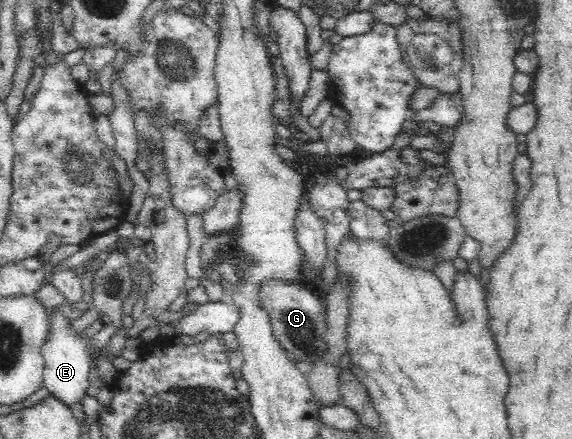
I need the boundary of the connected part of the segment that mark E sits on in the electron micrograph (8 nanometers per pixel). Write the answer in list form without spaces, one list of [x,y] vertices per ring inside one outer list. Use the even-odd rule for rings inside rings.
[[[57,307],[46,309],[49,320],[48,339],[41,348],[41,355],[45,362],[43,383],[50,395],[57,398],[67,407],[86,395],[86,389],[90,386],[90,353],[82,338],[72,327],[72,321],[68,319]]]

